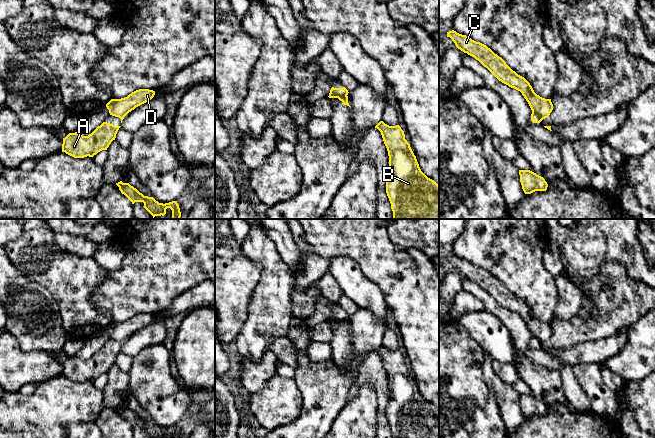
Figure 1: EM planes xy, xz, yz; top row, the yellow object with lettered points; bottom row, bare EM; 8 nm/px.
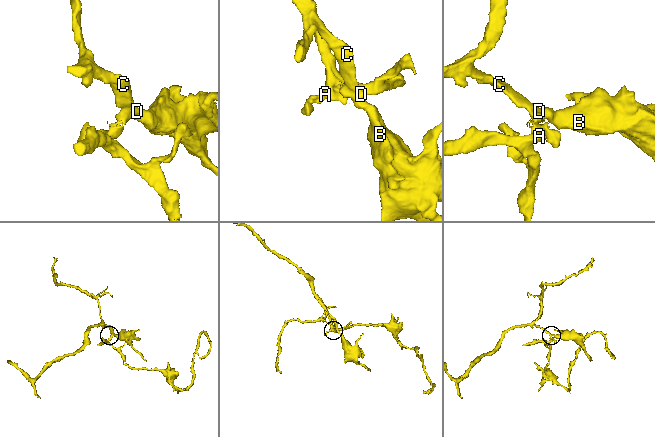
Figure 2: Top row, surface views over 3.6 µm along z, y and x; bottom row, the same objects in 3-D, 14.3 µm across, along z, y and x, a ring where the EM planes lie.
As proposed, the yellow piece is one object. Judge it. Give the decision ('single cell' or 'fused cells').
fused cells

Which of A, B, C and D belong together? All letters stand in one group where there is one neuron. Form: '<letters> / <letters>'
A / B C D

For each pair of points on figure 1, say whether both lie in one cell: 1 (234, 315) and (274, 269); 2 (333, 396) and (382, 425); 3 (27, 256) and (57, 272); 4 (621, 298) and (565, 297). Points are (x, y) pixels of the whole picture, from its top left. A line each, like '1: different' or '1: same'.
1: different
2: different
3: same
4: different

